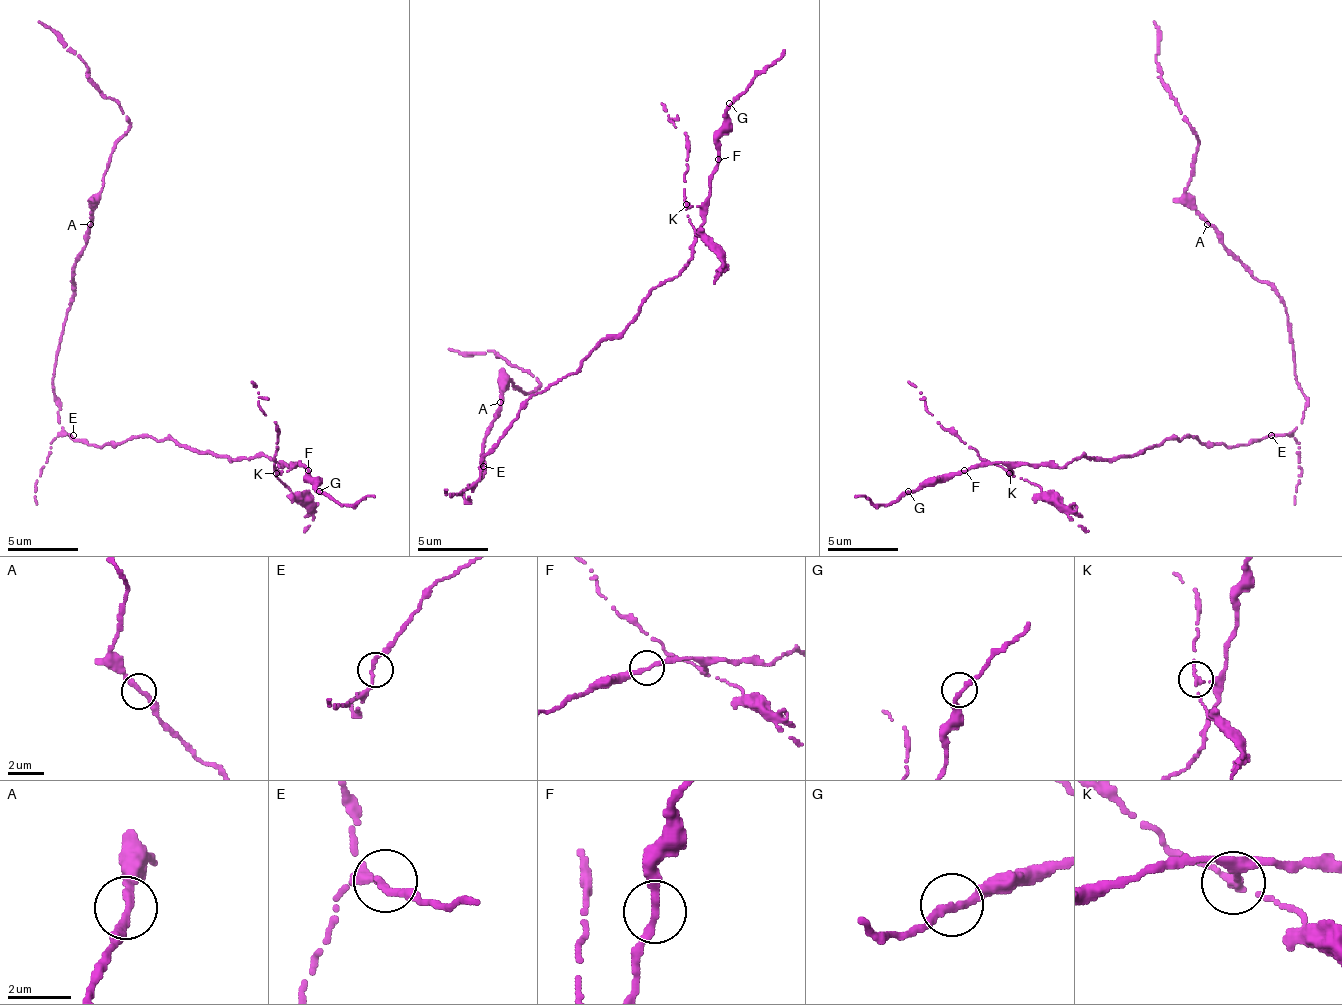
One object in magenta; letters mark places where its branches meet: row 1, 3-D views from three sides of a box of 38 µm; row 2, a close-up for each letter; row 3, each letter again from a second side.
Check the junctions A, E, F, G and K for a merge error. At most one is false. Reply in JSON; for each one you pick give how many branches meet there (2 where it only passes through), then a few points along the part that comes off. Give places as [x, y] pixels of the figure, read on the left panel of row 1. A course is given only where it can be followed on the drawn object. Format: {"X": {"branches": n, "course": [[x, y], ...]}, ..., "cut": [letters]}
{"K": {"branches": 2, "course": [[277, 474], [273, 459], [277, 424], [259, 410], [259, 400], [252, 382]]}, "cut": ["K"]}

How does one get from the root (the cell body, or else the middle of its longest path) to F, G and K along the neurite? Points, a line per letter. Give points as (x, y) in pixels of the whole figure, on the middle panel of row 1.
F: (479, 462), (539, 392), (574, 374), (658, 286), (680, 272), (690, 258), (708, 177), (718, 159)
G: (479, 462), (539, 392), (574, 374), (690, 258), (708, 177), (718, 163), (722, 114), (729, 103)
K: (479, 462), (539, 392), (574, 374), (658, 286), (680, 272), (701, 226), (701, 209), (687, 205)

